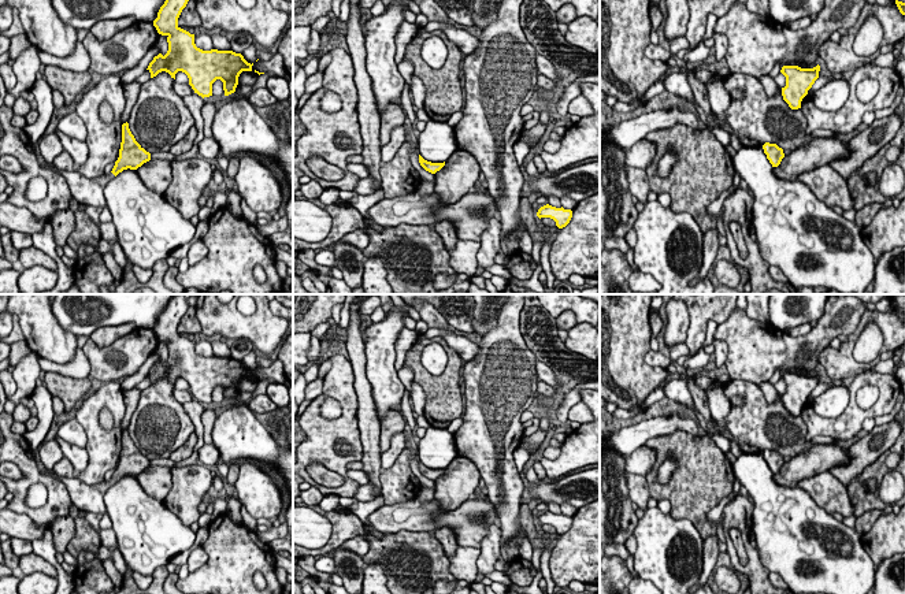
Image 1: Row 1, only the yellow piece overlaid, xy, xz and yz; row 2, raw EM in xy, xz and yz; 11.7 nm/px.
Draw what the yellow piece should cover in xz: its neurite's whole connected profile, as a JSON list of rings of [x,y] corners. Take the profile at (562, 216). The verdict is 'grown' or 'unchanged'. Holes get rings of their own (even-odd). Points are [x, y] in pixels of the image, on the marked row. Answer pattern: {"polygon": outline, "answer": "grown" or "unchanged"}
{"polygon": [[[546,204],[538,209],[537,216],[539,219],[541,218],[550,218],[556,222],[556,226],[559,229],[563,229],[570,223],[571,218],[572,218],[572,211],[564,209],[563,207],[556,208],[556,207]]], "answer": "unchanged"}

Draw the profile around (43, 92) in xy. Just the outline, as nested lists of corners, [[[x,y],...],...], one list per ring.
[[[41,78],[41,79],[36,79],[30,92],[34,94],[34,100],[37,101],[38,118],[33,125],[26,125],[22,129],[27,134],[31,144],[36,144],[44,135],[49,125],[49,120],[52,118],[52,112],[55,108],[52,103],[53,90],[48,85],[47,79]]]

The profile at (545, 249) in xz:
[[[557,227],[557,230],[550,235],[550,238],[546,242],[544,242],[544,245],[541,248],[539,263],[541,263],[542,271],[546,274],[546,286],[550,290],[555,289],[556,278],[553,276],[552,270],[550,270],[549,252],[552,248],[552,242],[556,240],[556,237],[560,231],[561,231],[561,229]]]

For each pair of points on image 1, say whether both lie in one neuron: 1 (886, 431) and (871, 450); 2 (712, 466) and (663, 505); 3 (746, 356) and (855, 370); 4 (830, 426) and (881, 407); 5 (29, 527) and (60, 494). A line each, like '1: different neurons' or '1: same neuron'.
1: same neuron
2: different neurons
3: different neurons
4: same neuron
5: different neurons

